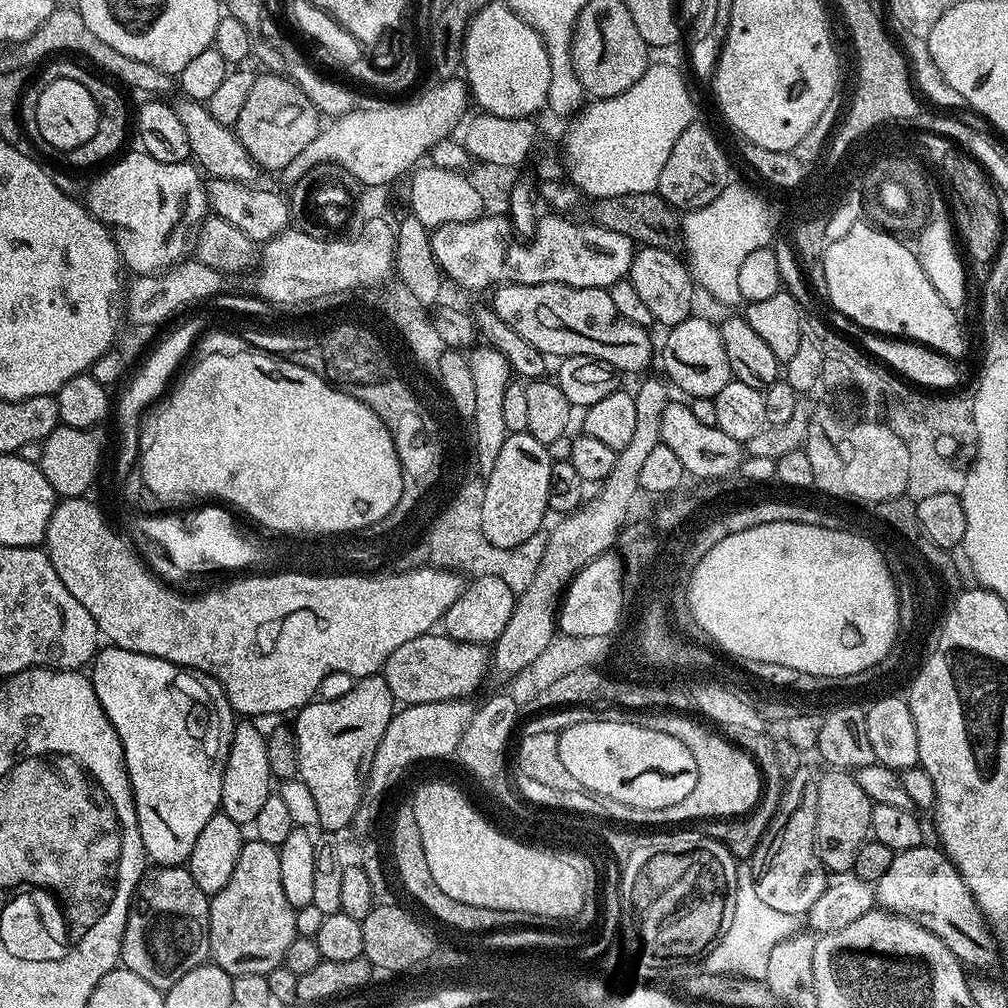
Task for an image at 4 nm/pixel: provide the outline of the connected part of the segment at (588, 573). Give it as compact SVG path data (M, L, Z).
M605 554L591 560L586 567L572 577L564 589L558 604L558 628L566 635L606 635L611 637L620 624L620 615L624 612L624 594L626 595L626 568L613 554Z

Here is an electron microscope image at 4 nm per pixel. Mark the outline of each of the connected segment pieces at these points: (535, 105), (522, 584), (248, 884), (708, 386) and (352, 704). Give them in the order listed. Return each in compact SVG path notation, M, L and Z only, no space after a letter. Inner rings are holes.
M490 2L485 8L480 8L468 24L464 35L464 55L462 57L462 76L468 86L470 100L476 104L481 113L498 118L535 117L539 108L548 103L550 94L550 58L546 55L546 46L534 30L514 10L510 10L503 2Z
M479 478L464 494L458 496L456 502L442 514L440 520L427 525L424 534L424 543L427 550L427 561L433 567L450 568L459 572L472 570L473 575L494 576L502 578L512 592L520 593L530 584L534 574L537 573L545 554L548 535L539 531L526 538L526 542L512 548L494 547L486 542L482 534L482 499L485 497L485 479Z
M255 838L245 839L238 854L238 863L234 865L234 874L226 881L226 886L218 890L208 901L210 914L210 956L216 965L226 970L231 977L242 974L262 974L267 976L270 970L281 967L290 942L297 938L296 909L286 902L282 891L282 869L277 845L267 844Z
M690 315L667 329L666 335L664 349L658 352L658 360L664 363L663 375L673 385L676 383L688 398L714 398L734 378L726 358L726 346L722 346L722 334L715 323Z
M383 675L366 676L353 684L356 685L349 692L333 700L317 699L305 704L294 716L299 779L314 794L319 827L337 834L343 833L352 823L354 812L358 810L360 769L365 761L370 761L380 732L394 715L390 686L386 686Z

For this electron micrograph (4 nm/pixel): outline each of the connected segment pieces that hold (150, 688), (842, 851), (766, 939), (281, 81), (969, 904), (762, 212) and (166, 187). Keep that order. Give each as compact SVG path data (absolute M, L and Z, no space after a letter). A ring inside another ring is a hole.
M104 646L97 651L90 665L90 679L94 694L106 718L110 718L124 751L145 857L156 866L183 865L190 850L194 850L194 842L198 842L198 834L202 834L206 822L210 822L220 808L222 778L232 732L238 723L228 696L211 678L179 668L162 658L115 646Z
M828 770L816 781L818 788L818 812L816 826L816 853L832 874L848 874L853 871L859 848L869 839L872 830L872 799L858 786L855 775L848 770Z
M751 897L747 905L744 902L737 905L737 917L742 920L741 926L734 930L723 931L715 941L704 959L703 971L708 973L722 973L730 976L748 977L751 980L764 980L770 953L778 942L799 931L800 922L797 917L786 914L785 911L774 909L763 902L761 898Z
M260 74L238 114L234 131L257 169L280 174L306 150L306 146L310 146L310 142L314 142L321 127L321 114L295 81L284 74Z
M921 846L895 853L889 870L874 884L877 905L889 912L896 912L899 916L909 916L914 922L918 922L918 926L922 926L938 938L942 938L942 942L946 942L946 946L950 946L950 950L957 956L960 963L969 969L994 967L995 964L998 964L998 944L994 939L992 929L988 927L983 912L974 902L966 882L958 874L952 861L944 855L939 847L928 847Z
M732 182L714 198L714 202L685 211L679 221L682 248L688 251L686 263L693 281L727 306L741 303L738 273L742 261L752 251L773 243L772 212L767 202L765 197L744 188L743 183Z
M143 150L135 151L125 151L92 185L87 185L86 207L112 229L127 271L129 268L132 274L150 276L189 259L189 245L184 245L190 240L187 232L199 229L210 205L205 177L195 163L158 162Z

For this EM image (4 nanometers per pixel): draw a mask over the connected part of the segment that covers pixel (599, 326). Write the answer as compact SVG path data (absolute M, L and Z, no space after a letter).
M546 282L545 284L509 284L501 283L491 293L490 307L497 312L511 330L517 331L522 338L536 346L538 350L548 358L563 358L565 356L593 356L602 362L610 362L616 371L621 374L627 372L640 372L651 360L654 360L654 348L652 352L652 340L649 329L642 326L634 326L634 322L626 322L616 315L614 301L611 300L606 288L575 288L565 284Z

